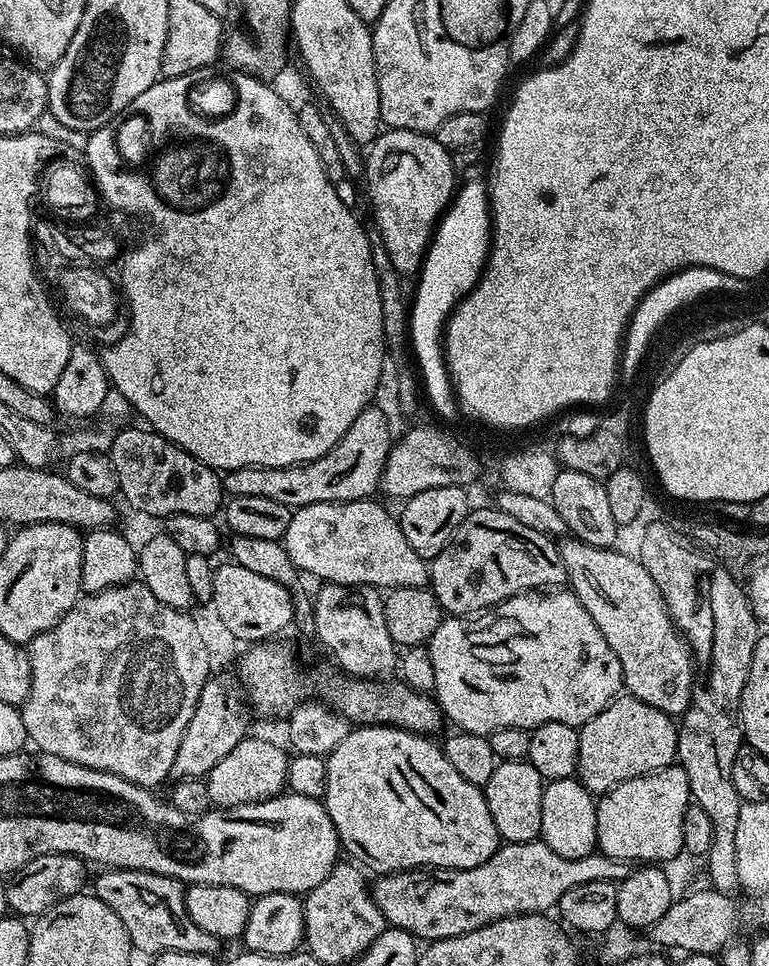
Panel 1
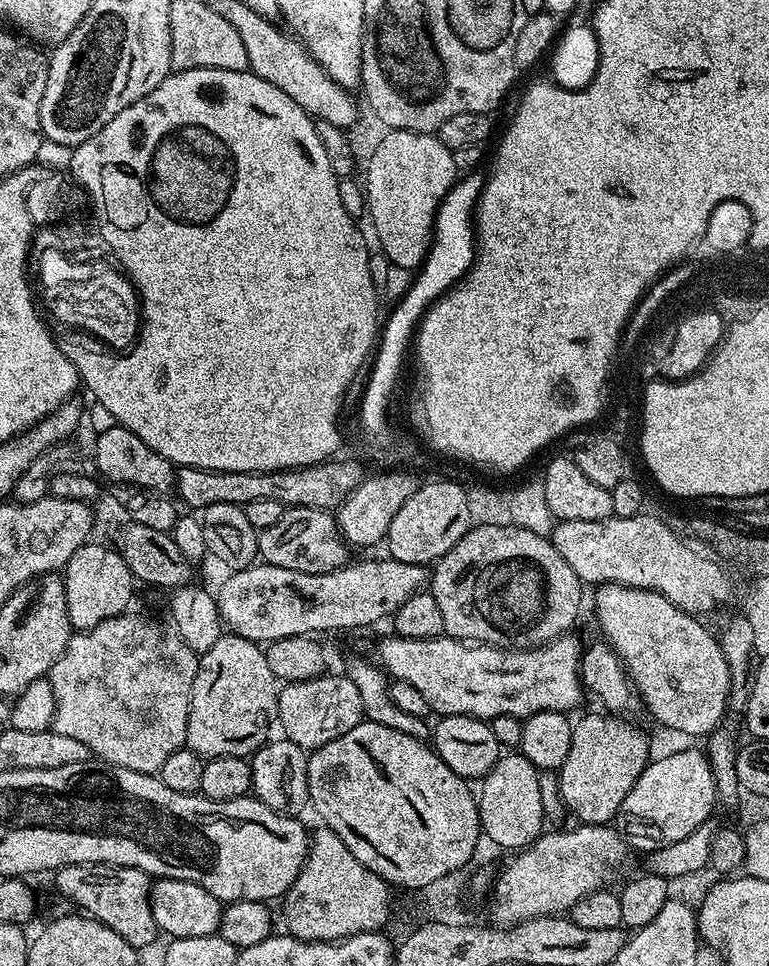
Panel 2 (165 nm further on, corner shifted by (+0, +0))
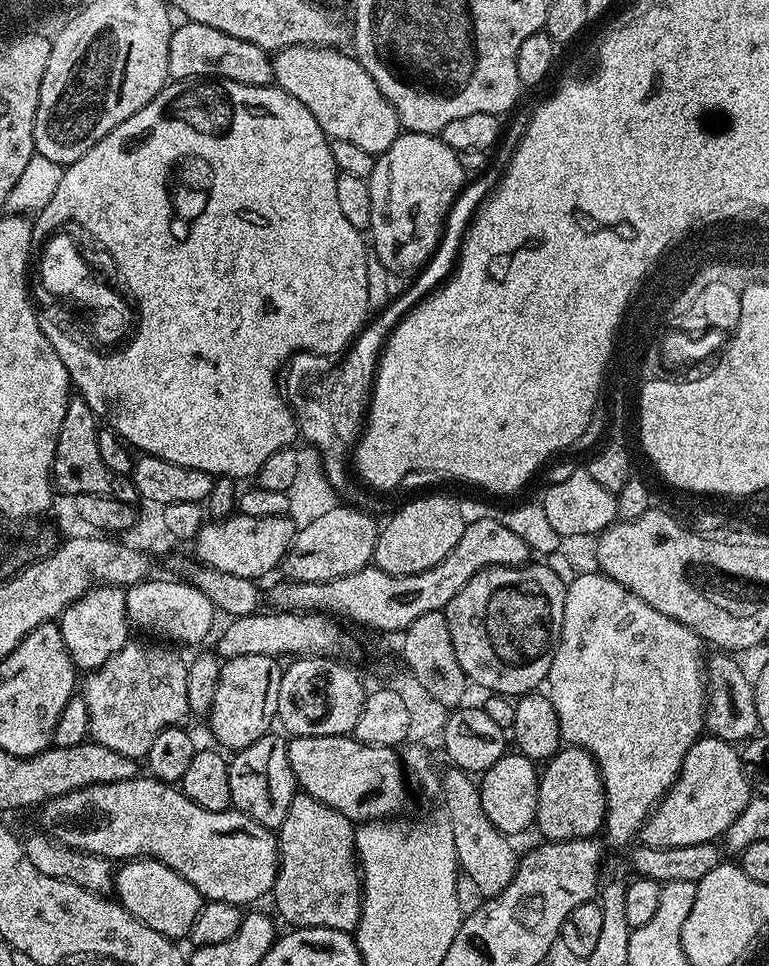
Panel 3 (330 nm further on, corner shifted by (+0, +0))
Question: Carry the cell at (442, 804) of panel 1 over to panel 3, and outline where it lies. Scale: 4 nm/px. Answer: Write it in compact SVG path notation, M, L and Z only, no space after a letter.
M354 735L347 736L293 736L288 740L290 754L290 770L294 770L299 791L307 796L318 798L326 806L338 810L338 814L346 814L354 822L367 822L391 817L400 808L400 803L407 798L404 789L406 768L402 756L395 747L366 745L356 740Z

